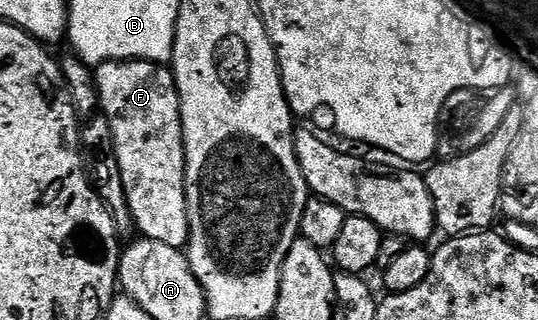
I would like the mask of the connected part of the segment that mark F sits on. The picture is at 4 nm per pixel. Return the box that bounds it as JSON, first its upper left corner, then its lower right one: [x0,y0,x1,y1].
[93,61,190,250]

